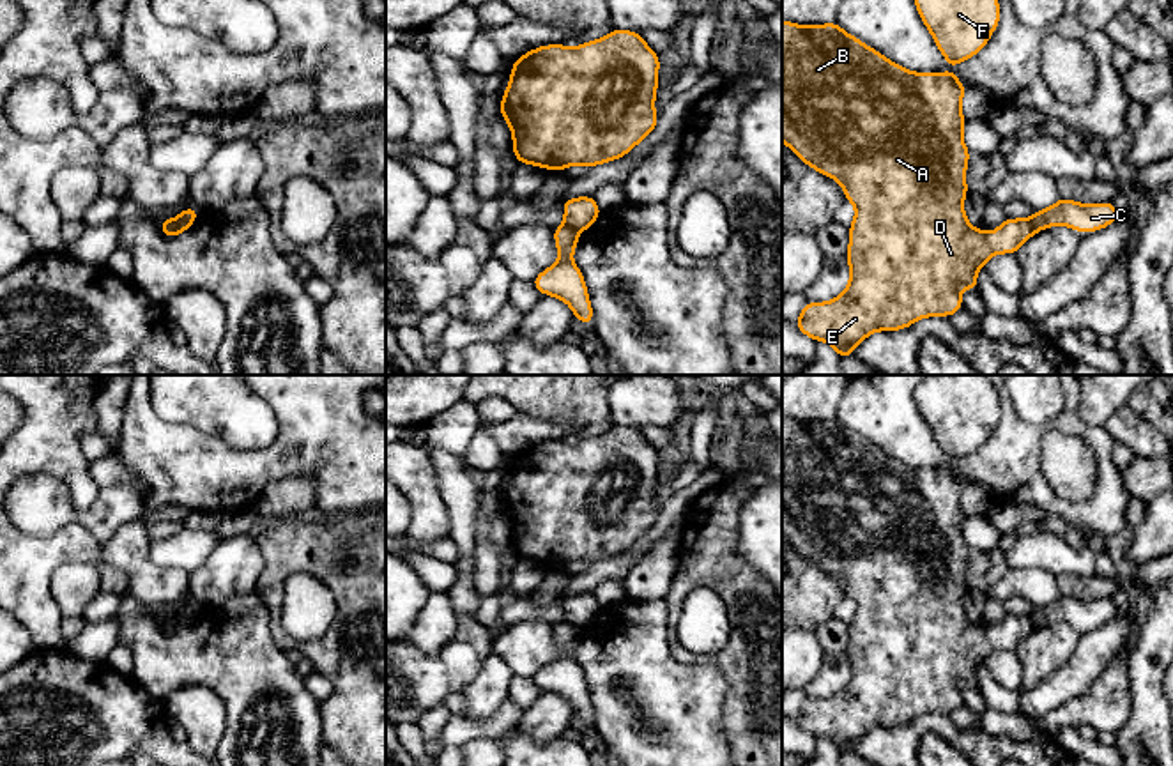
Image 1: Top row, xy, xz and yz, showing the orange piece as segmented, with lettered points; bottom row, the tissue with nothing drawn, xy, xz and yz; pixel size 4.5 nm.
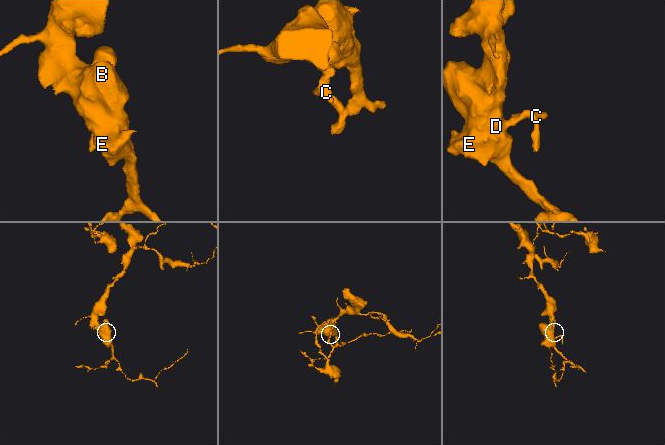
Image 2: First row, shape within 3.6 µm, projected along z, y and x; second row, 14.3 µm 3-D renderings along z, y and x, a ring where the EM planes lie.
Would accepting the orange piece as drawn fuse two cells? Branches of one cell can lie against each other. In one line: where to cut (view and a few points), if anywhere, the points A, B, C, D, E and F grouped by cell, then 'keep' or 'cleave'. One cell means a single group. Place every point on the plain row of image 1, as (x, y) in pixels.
cut in xz along (565, 620), (577, 628); A B D E F / C; cleave

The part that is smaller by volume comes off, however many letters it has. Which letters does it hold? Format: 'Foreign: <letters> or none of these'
Foreign: C

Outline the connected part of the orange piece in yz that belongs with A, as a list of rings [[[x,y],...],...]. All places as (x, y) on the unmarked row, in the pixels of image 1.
[[[782,417],[782,538],[805,561],[839,577],[846,596],[856,603],[849,621],[846,656],[851,674],[846,686],[828,699],[807,699],[794,716],[805,732],[828,738],[840,757],[874,727],[906,725],[934,711],[950,715],[964,704],[959,685],[978,688],[978,665],[993,651],[1014,651],[1035,630],[1030,616],[1007,614],[993,630],[966,617],[962,598],[971,548],[962,538],[964,488],[954,469],[911,469],[846,430],[837,417],[814,423]]]

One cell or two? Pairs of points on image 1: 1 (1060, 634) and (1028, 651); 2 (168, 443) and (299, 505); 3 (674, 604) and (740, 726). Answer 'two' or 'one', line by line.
1: one
2: two
3: one

